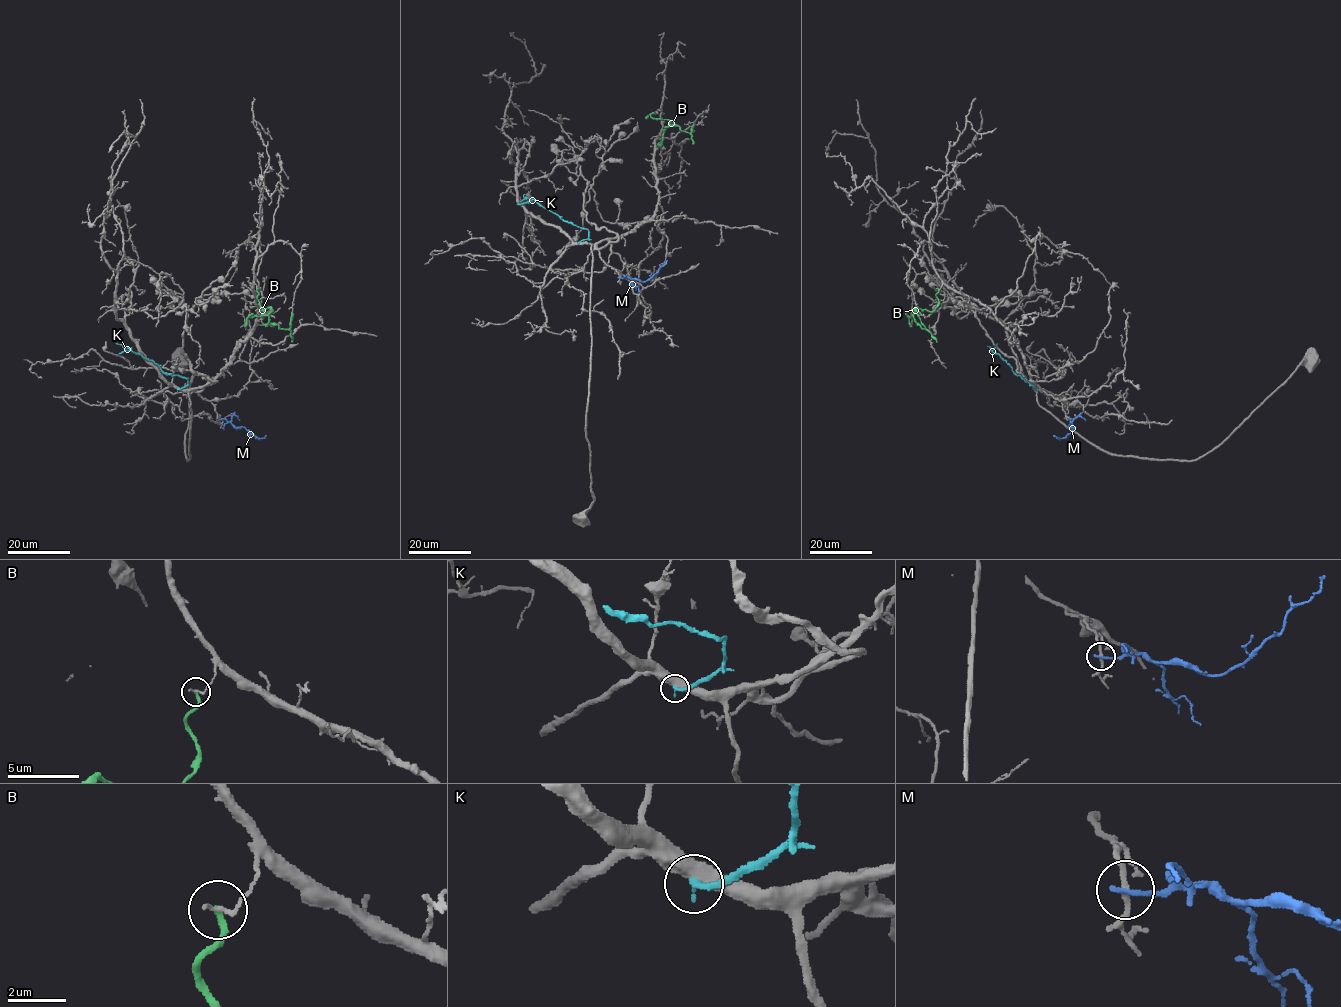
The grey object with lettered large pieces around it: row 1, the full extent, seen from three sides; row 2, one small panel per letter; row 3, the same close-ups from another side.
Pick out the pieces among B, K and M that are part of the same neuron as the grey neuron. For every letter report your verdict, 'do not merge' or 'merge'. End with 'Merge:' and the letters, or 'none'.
B: do not merge
K: do not merge
M: do not merge
Merge: none

